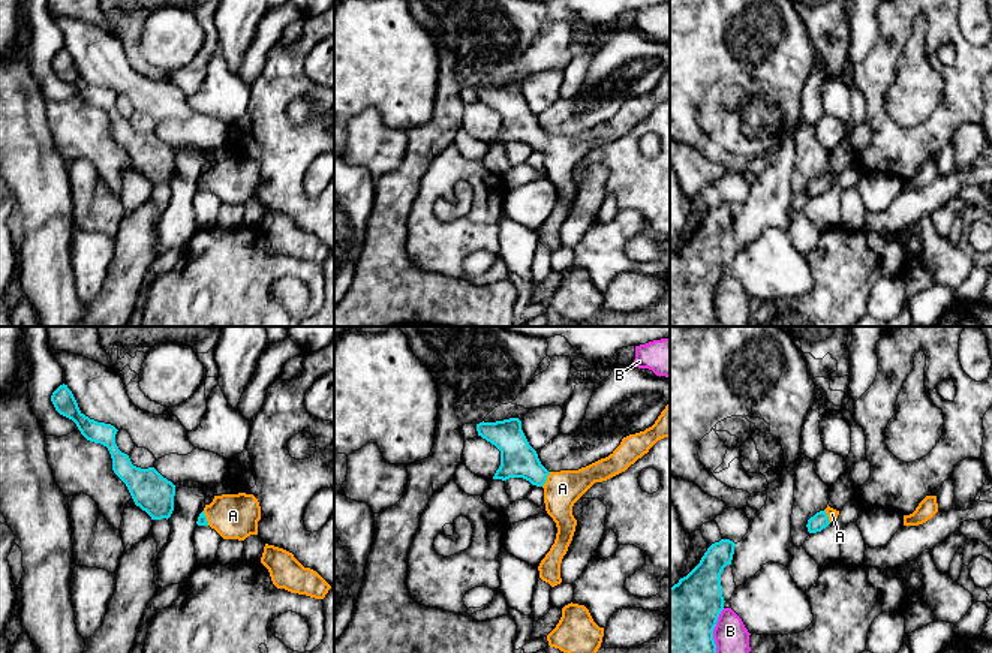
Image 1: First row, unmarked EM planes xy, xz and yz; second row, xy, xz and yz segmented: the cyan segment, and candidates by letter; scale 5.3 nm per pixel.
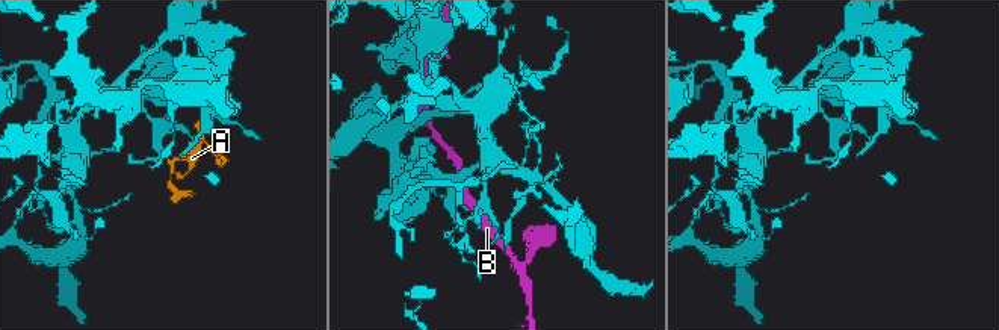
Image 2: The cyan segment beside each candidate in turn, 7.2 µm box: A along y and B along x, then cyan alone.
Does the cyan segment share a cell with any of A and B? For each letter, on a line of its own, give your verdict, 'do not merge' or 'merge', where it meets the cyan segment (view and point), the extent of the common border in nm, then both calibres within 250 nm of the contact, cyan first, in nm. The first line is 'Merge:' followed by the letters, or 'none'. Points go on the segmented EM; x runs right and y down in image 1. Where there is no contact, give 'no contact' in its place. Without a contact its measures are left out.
Merge: A
A: merge; meets cyan in xz at (546, 480); contact 90 nm long; 190 nm thick on the cyan side, 190 nm on the other
B: do not merge; meets cyan in yz at (712, 631); contact 240 nm long; 360 nm thick on the cyan side, 180 nm on the other

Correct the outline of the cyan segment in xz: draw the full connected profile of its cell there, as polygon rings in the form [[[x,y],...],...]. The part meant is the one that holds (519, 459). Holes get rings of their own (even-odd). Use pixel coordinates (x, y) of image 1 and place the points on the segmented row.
[[[670,404],[661,412],[655,424],[644,431],[629,434],[605,458],[578,470],[548,472],[539,461],[536,451],[529,445],[518,418],[477,424],[478,436],[500,451],[500,466],[493,479],[506,481],[523,478],[532,485],[544,488],[547,514],[557,527],[554,544],[541,560],[539,578],[551,587],[562,583],[560,563],[572,541],[577,520],[572,515],[574,503],[595,484],[607,481],[649,452],[661,439],[670,437]]]

